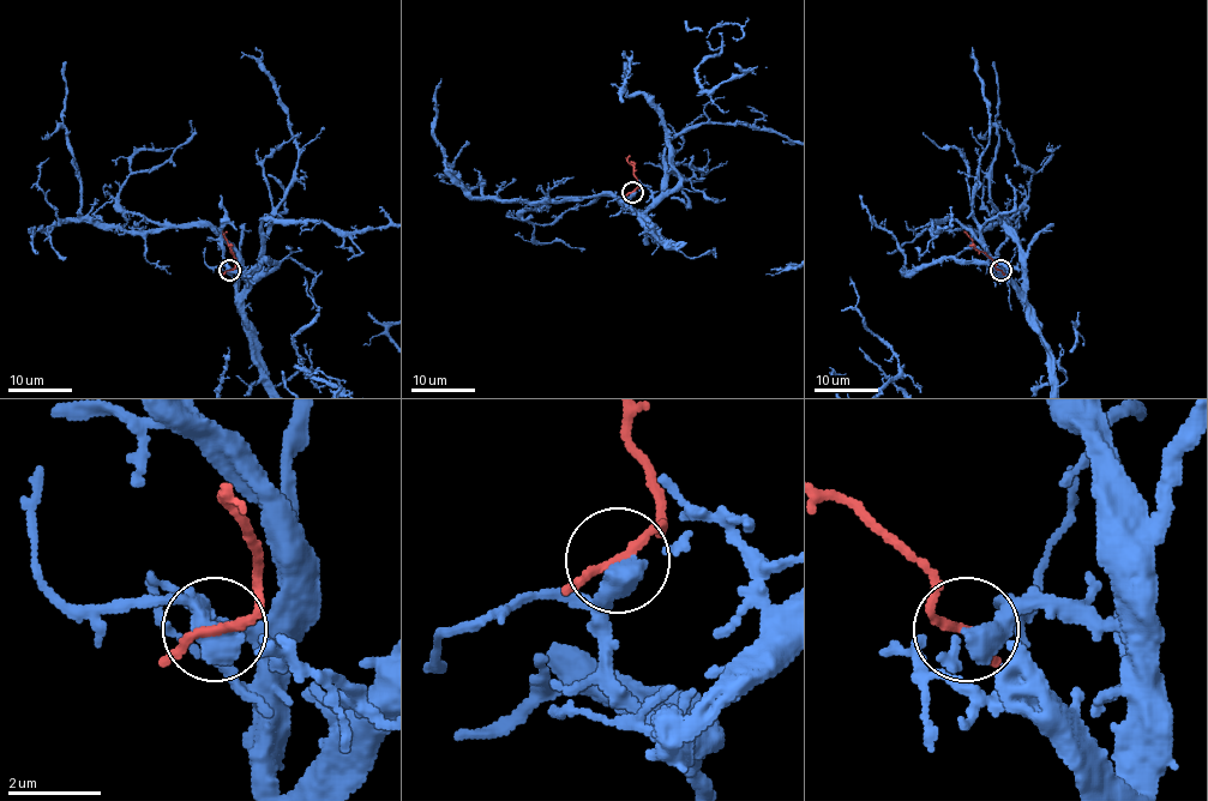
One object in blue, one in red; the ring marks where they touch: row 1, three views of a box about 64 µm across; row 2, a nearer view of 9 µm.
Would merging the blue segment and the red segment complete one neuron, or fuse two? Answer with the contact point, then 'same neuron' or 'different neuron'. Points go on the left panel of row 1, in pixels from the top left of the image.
(229, 270) | same neuron

